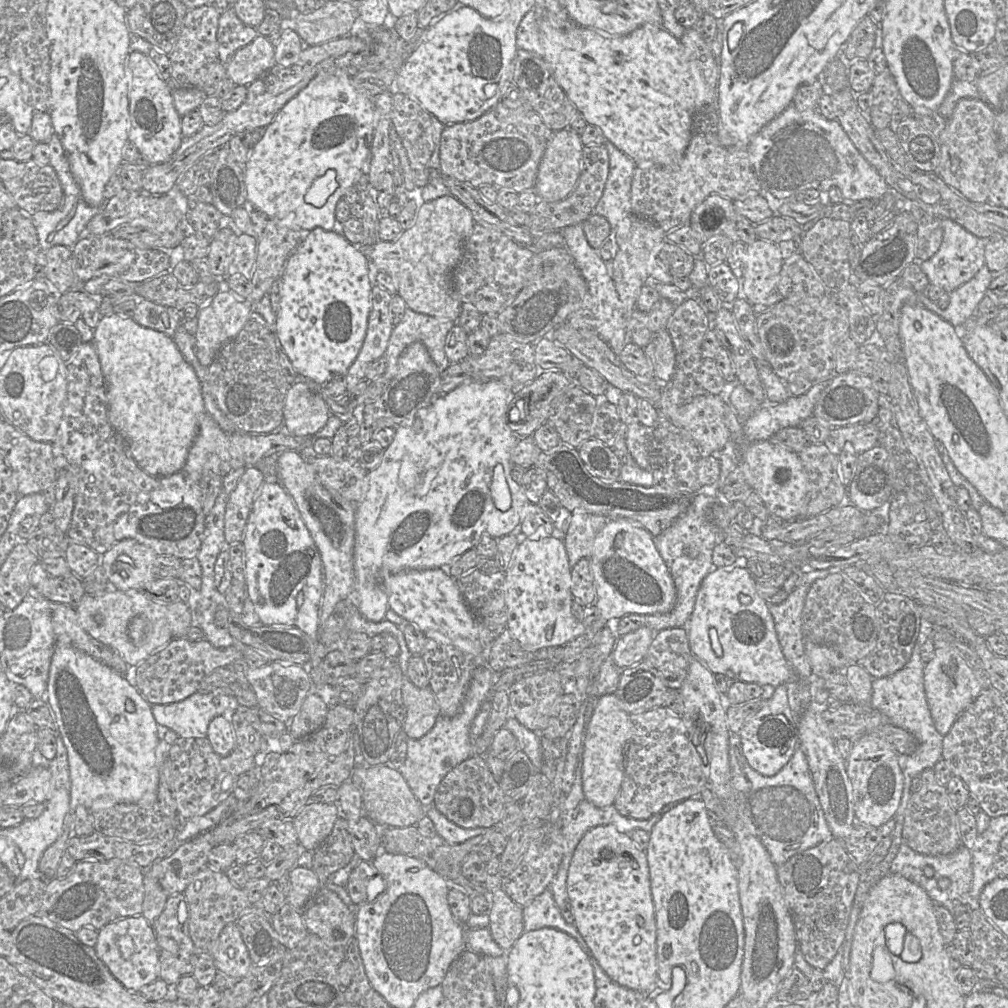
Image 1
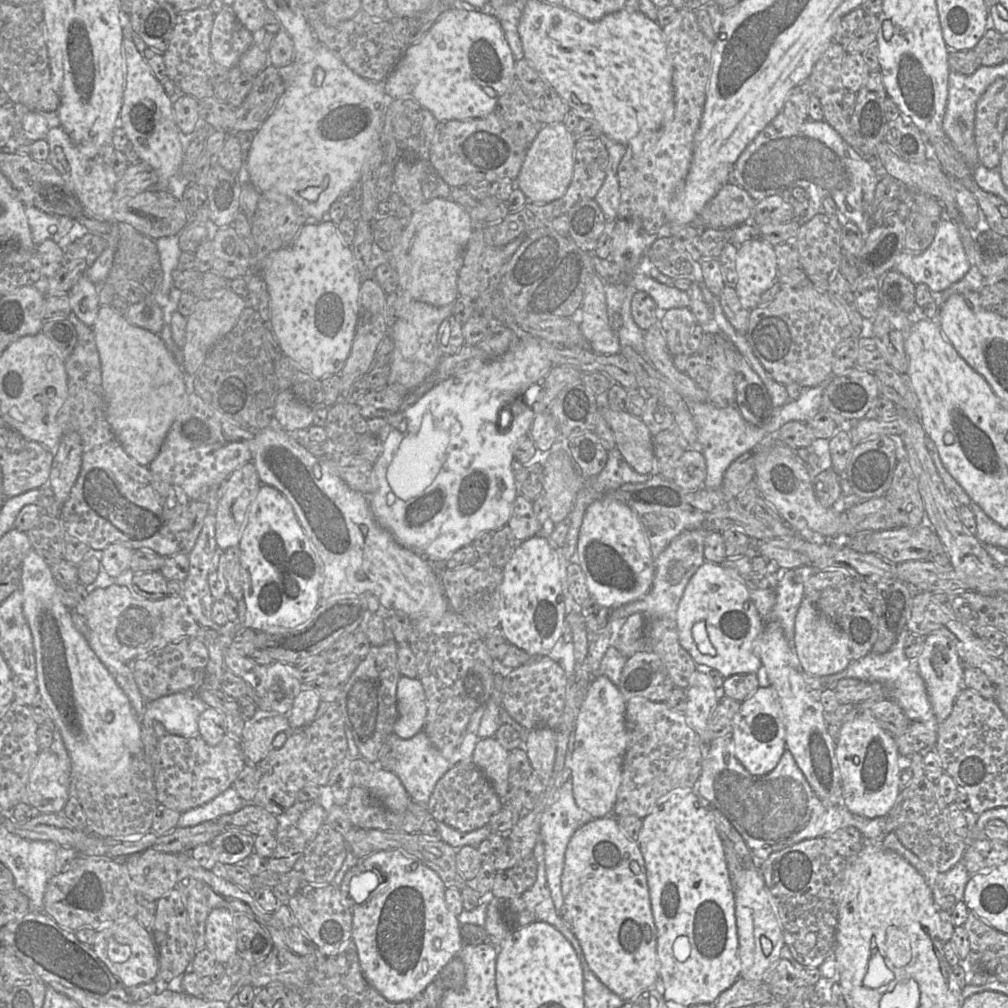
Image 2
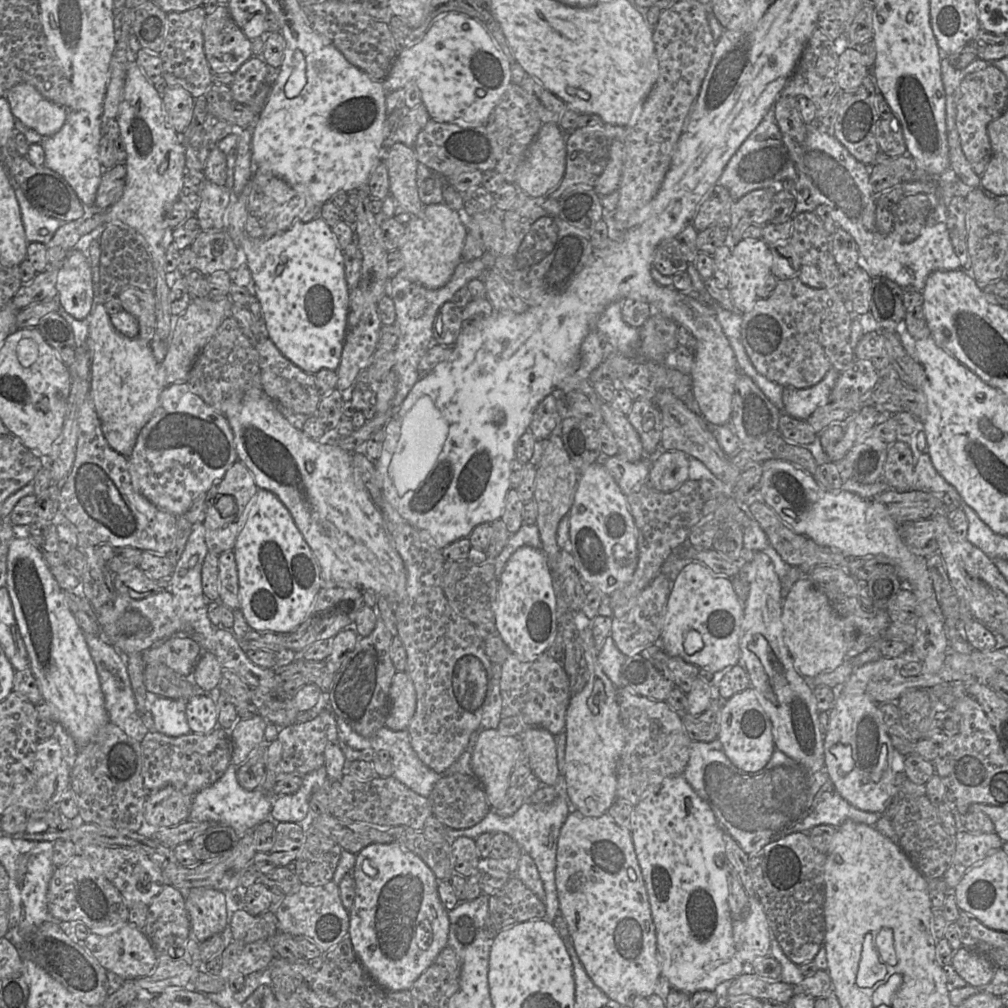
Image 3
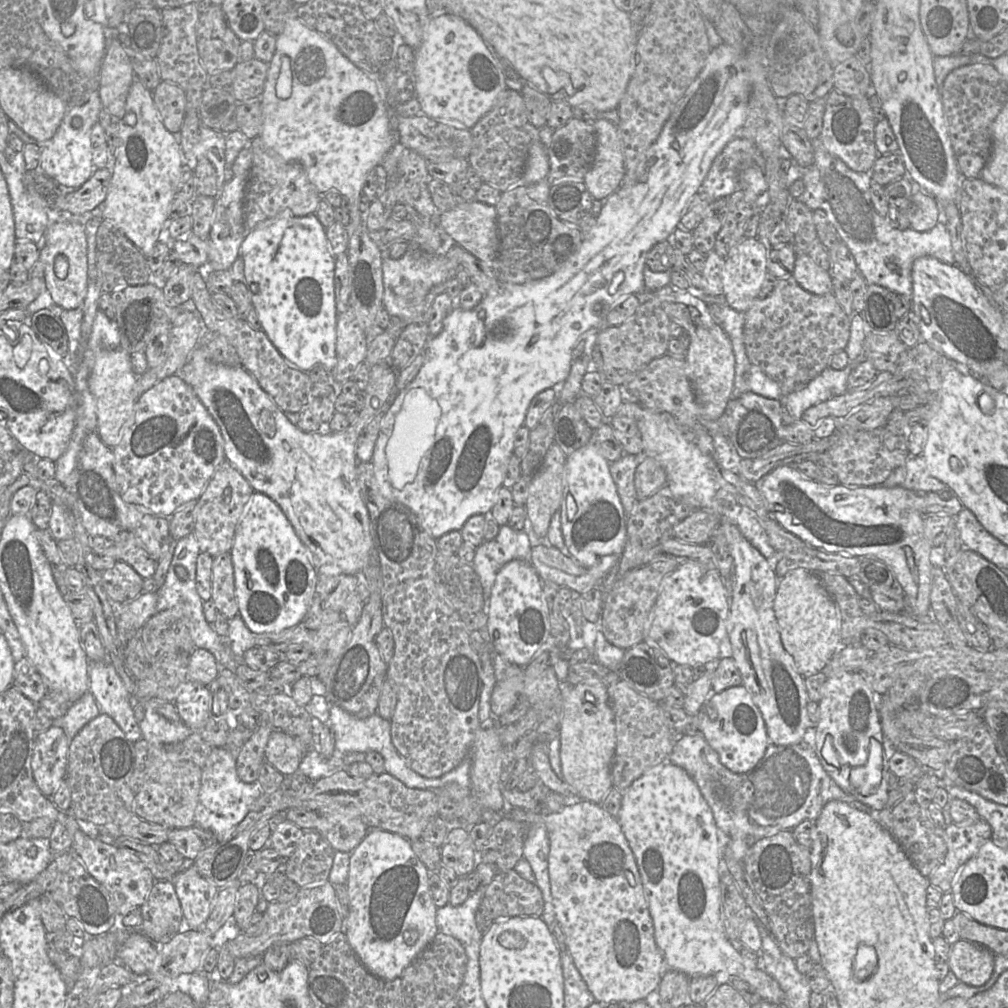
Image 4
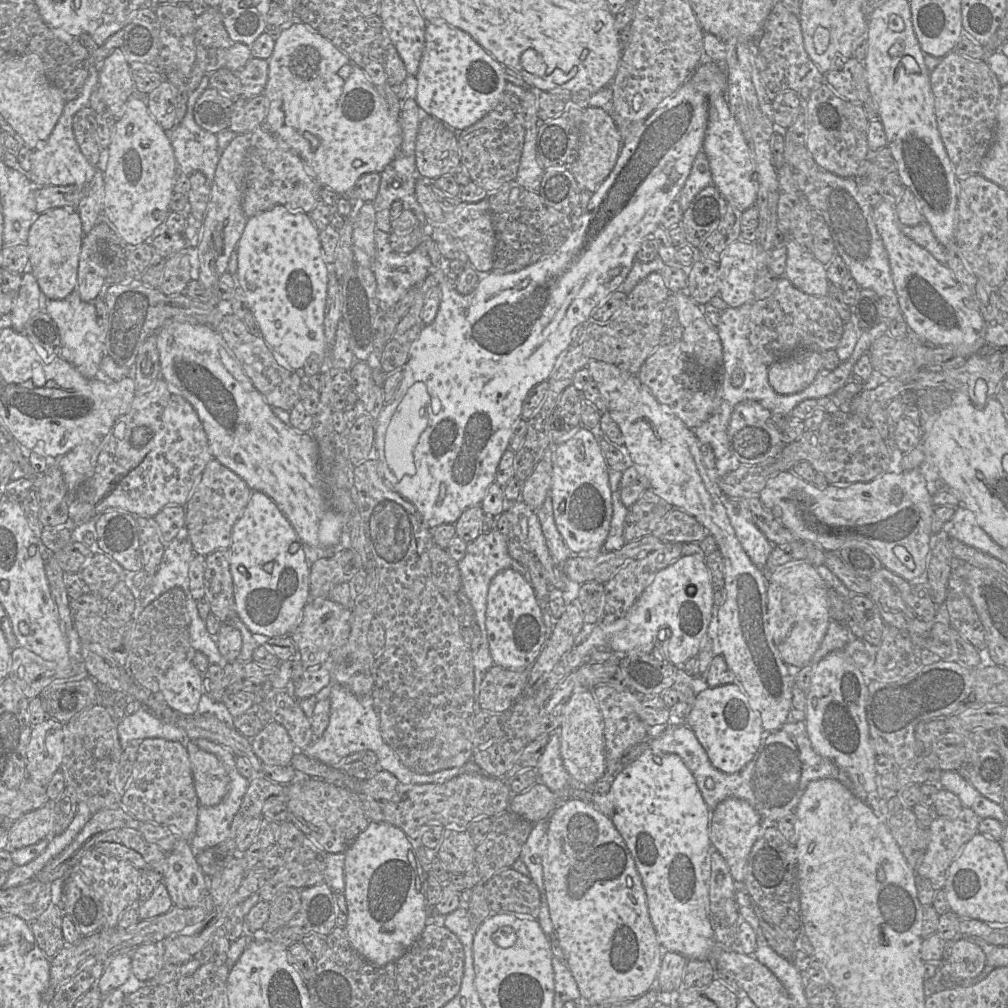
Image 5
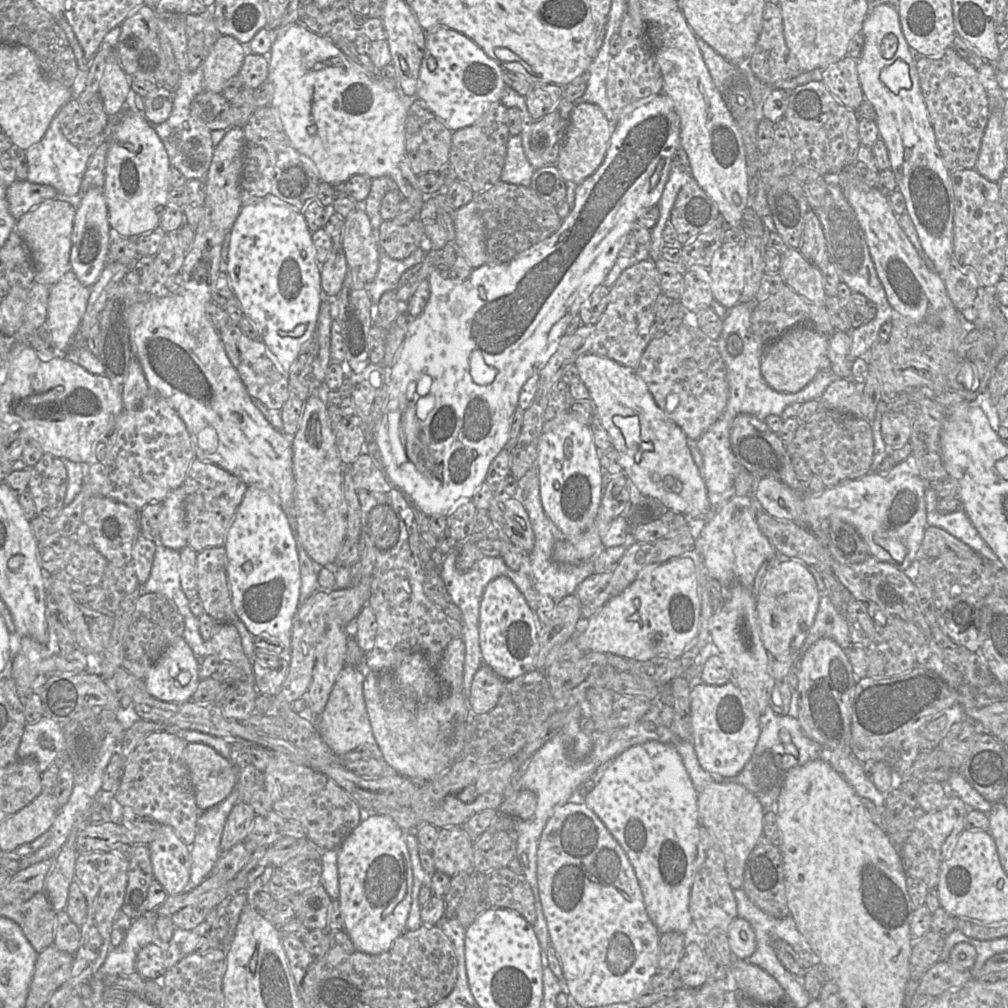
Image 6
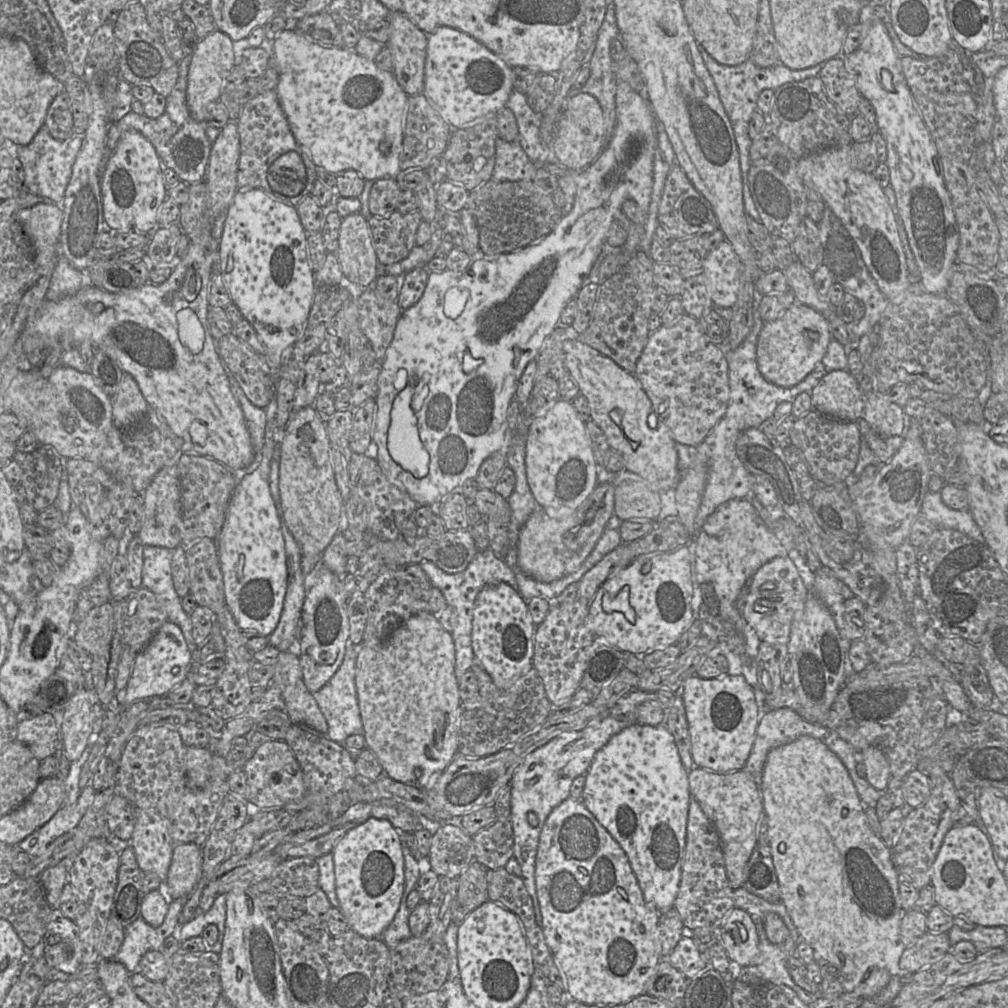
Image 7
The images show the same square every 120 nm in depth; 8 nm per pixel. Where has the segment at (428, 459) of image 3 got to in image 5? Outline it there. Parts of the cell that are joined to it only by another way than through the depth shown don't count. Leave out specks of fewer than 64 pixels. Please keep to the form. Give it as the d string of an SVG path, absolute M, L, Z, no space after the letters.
M416 382L408 389L391 419L385 436L385 457L388 467L397 480L405 475L412 476L416 472L414 449L421 434L428 426L430 404L431 397L427 392L426 385L422 382Z

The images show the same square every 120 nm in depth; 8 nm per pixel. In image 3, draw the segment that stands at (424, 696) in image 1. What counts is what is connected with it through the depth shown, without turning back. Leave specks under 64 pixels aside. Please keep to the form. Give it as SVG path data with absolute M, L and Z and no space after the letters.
M396 672L390 686L391 710L386 727L394 731L407 730L416 711L416 691L405 672Z

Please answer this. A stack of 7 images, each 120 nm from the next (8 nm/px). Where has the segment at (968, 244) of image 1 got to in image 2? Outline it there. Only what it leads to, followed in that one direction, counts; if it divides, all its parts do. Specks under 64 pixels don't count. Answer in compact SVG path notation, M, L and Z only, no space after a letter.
M945 214L937 228L935 237L930 246L923 252L907 252L904 250L898 257L894 269L909 278L914 284L926 284L931 291L941 293L952 284L961 280L969 271L968 261L959 229L956 223Z

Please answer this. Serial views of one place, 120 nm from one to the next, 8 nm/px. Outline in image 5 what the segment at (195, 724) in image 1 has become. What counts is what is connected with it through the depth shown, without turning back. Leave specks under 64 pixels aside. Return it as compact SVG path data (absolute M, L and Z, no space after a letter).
M144 707L117 721L117 732L122 749L132 740L147 738L161 738L180 743L189 741L178 726L162 720Z

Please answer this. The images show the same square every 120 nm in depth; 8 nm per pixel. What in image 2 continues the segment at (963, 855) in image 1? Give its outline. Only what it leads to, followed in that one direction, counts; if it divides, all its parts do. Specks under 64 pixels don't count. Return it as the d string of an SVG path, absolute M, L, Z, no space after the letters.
M890 832L883 837L881 843L867 843L867 844L881 844L880 849L886 849L888 851L893 851L904 858L907 862L909 862L925 879L927 885L931 889L932 896L935 904L938 909L940 907L945 907L945 911L951 912L953 907L949 907L945 905L945 897L947 895L952 895L956 898L957 901L962 901L964 898L964 890L965 886L970 878L970 873L967 871L964 863L962 861L958 862L955 866L953 866L950 870L946 872L938 872L929 864L920 860L914 853L912 853L909 849L902 845L899 841L895 833Z

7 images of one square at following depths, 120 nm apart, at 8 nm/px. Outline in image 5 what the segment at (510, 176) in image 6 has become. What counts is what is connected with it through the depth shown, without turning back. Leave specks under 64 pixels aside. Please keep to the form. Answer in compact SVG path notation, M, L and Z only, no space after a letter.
M529 128L526 131L519 168L515 181L524 189L538 193L544 168L537 159L536 152L537 128Z

